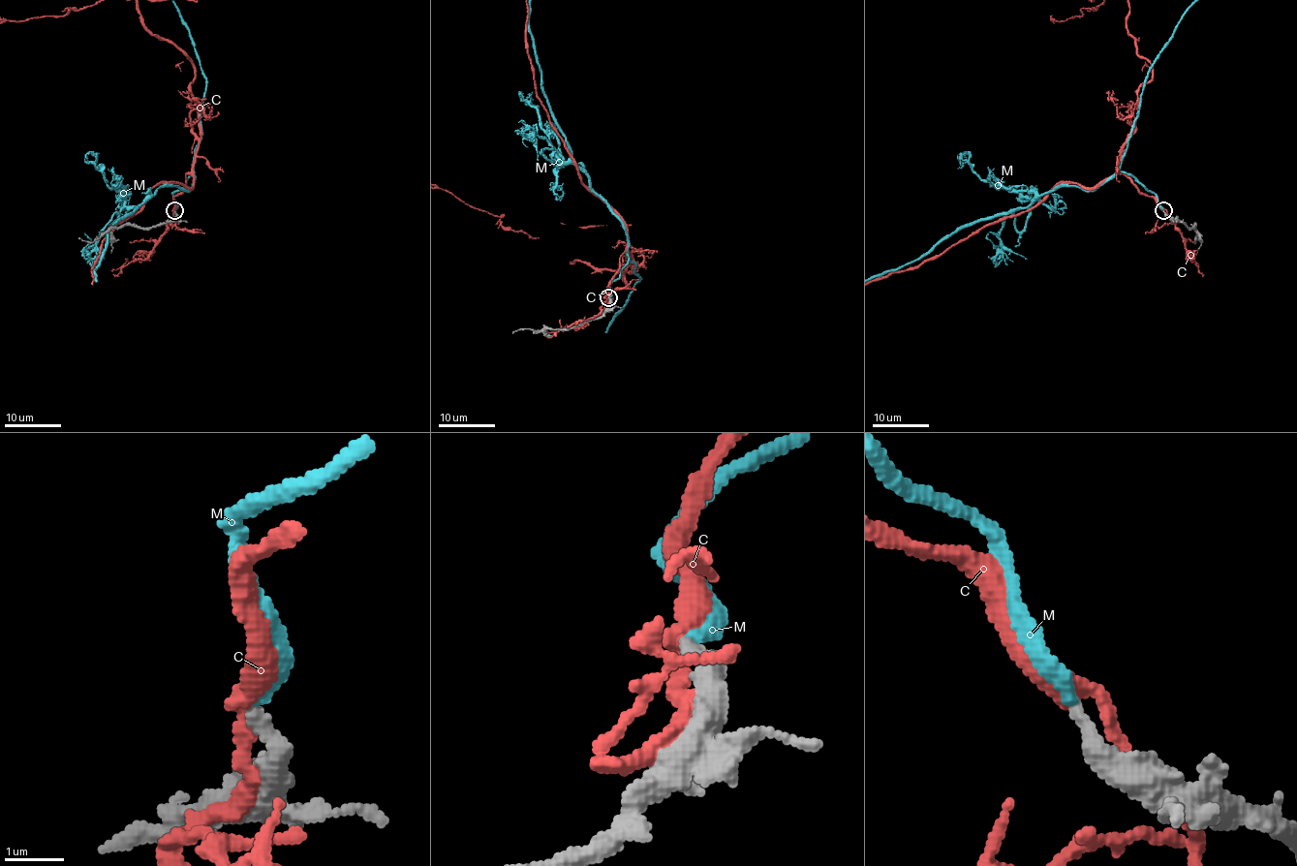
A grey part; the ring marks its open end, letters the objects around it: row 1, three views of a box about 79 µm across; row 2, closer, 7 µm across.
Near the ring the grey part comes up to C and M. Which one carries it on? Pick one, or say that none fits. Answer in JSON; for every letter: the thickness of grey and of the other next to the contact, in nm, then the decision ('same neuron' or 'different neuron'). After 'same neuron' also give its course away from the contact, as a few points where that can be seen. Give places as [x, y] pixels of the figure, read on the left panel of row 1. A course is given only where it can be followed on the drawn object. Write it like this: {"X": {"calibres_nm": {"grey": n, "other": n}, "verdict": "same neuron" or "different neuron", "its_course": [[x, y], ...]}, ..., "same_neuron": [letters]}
{"C": {"calibres_nm": {"grey": 280, "other": 320}, "verdict": "different neuron"}, "M": {"calibres_nm": {"grey": 280, "other": 220}, "verdict": "same neuron"}, "same_neuron": ["M"]}

